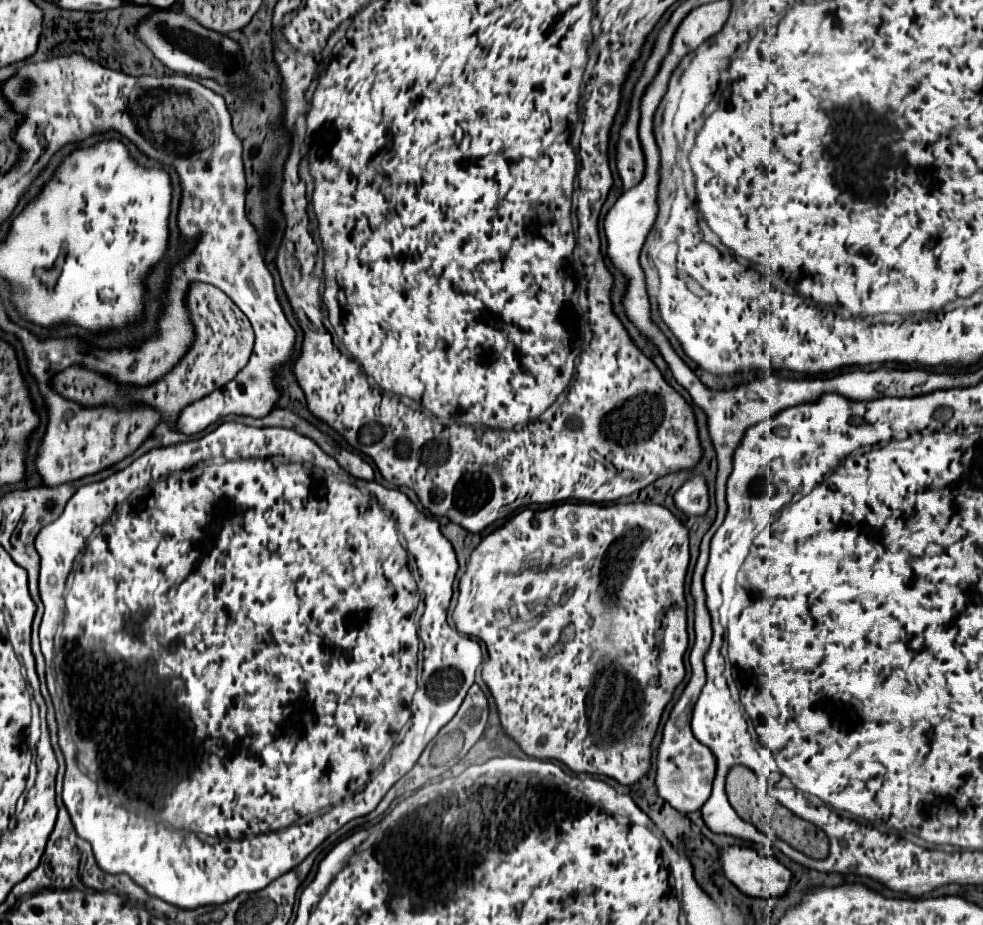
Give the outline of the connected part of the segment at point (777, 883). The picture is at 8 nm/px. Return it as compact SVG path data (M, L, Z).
M731 846L723 852L725 876L747 896L781 898L791 886L793 874L775 858L761 856L751 848Z

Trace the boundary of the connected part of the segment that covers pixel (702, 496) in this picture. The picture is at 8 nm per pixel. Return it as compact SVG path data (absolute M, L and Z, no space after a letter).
M693 474L675 493L674 502L685 514L705 514L709 508L709 490L701 474Z

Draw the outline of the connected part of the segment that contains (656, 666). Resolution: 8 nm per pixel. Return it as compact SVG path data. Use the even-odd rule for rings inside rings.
M566 501L550 507L549 510L526 508L519 514L515 514L511 520L507 520L501 528L497 528L495 532L491 532L489 536L485 536L481 540L481 544L471 552L469 562L467 562L467 572L460 579L459 602L453 612L453 622L461 634L477 636L485 642L487 652L489 652L489 660L485 662L485 666L481 670L483 682L487 684L487 688L495 700L503 732L511 740L515 740L527 756L541 758L541 760L559 760L573 774L609 776L623 786L637 784L647 772L646 776L653 774L653 782L655 782L657 749L662 739L664 725L691 677L689 655L695 641L694 600L691 595L691 582L698 556L699 552L697 552L697 556L693 556L690 545L689 561L689 530L687 530L687 526L677 516L673 516L673 512L667 510L665 506L647 504L647 502L599 506L599 504L577 504L577 502ZM527 570L535 572L535 584L497 584L497 580L501 576L521 574ZM557 576L561 576L561 596L553 596L553 600L549 600L545 588L549 588L549 592L553 592L551 584L557 580ZM515 590L529 590L529 592L525 592L525 606L529 604L527 608L531 610L531 616L541 616L537 622L529 624L529 628L525 628L525 630L511 628L513 624L517 624L517 610L525 610L523 604L517 604Z

